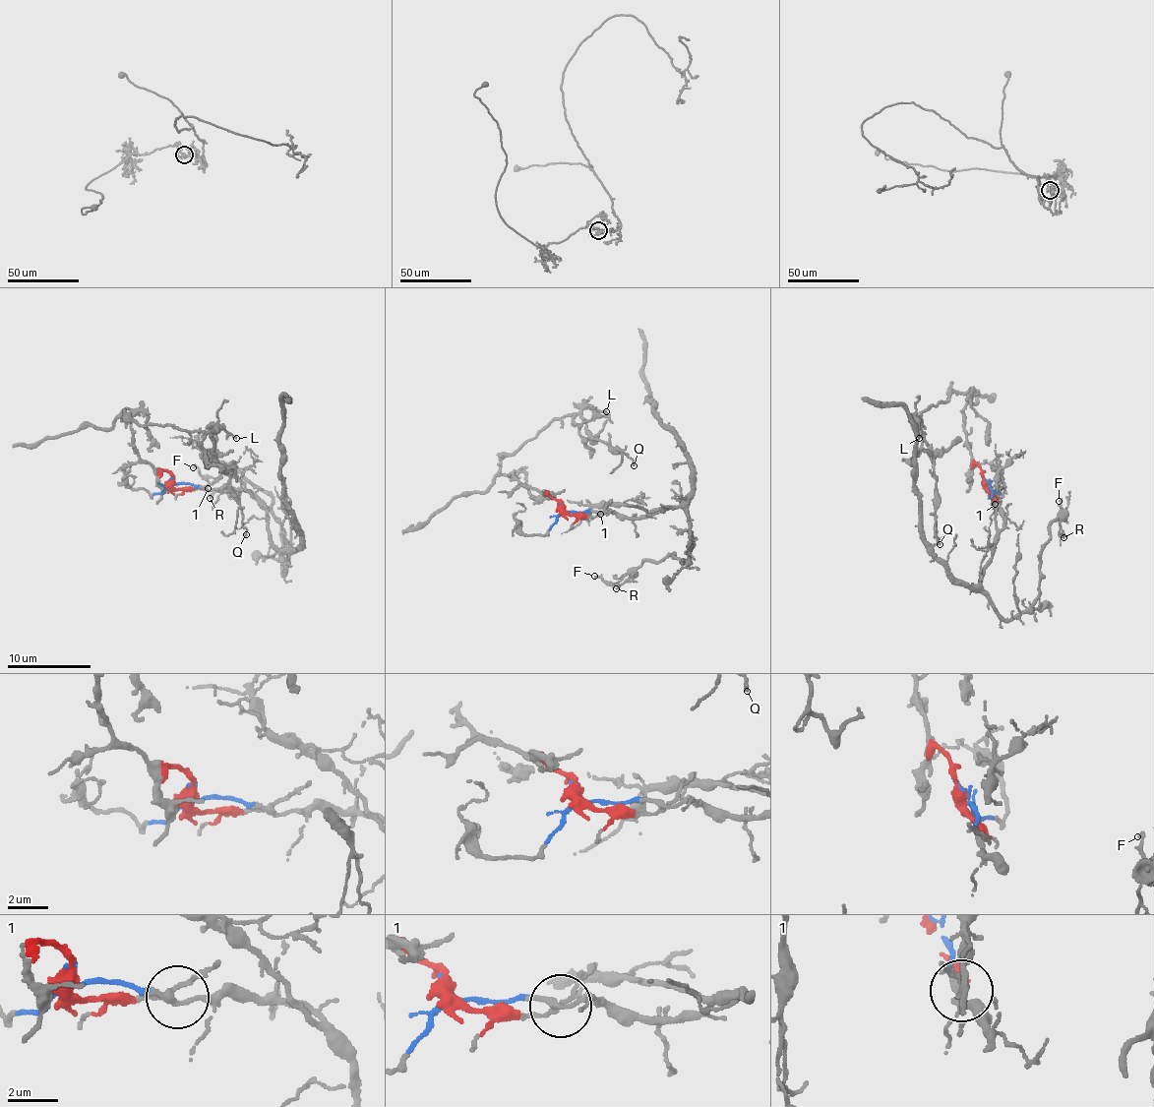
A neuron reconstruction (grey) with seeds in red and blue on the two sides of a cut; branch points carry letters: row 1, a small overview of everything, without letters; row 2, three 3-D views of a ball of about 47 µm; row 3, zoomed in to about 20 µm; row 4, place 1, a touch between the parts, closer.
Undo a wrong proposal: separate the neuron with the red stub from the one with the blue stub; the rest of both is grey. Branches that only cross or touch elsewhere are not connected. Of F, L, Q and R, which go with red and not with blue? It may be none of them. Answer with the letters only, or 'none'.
L, Q

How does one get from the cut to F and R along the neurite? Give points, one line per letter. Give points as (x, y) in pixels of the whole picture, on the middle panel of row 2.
F: (564, 510), (628, 518), (659, 509), (686, 513), (689, 564), (672, 553), (642, 563), (619, 583), (594, 576)
R: (564, 510), (615, 511), (628, 518), (677, 507), (686, 513), (689, 564), (672, 553), (642, 563), (616, 588)

